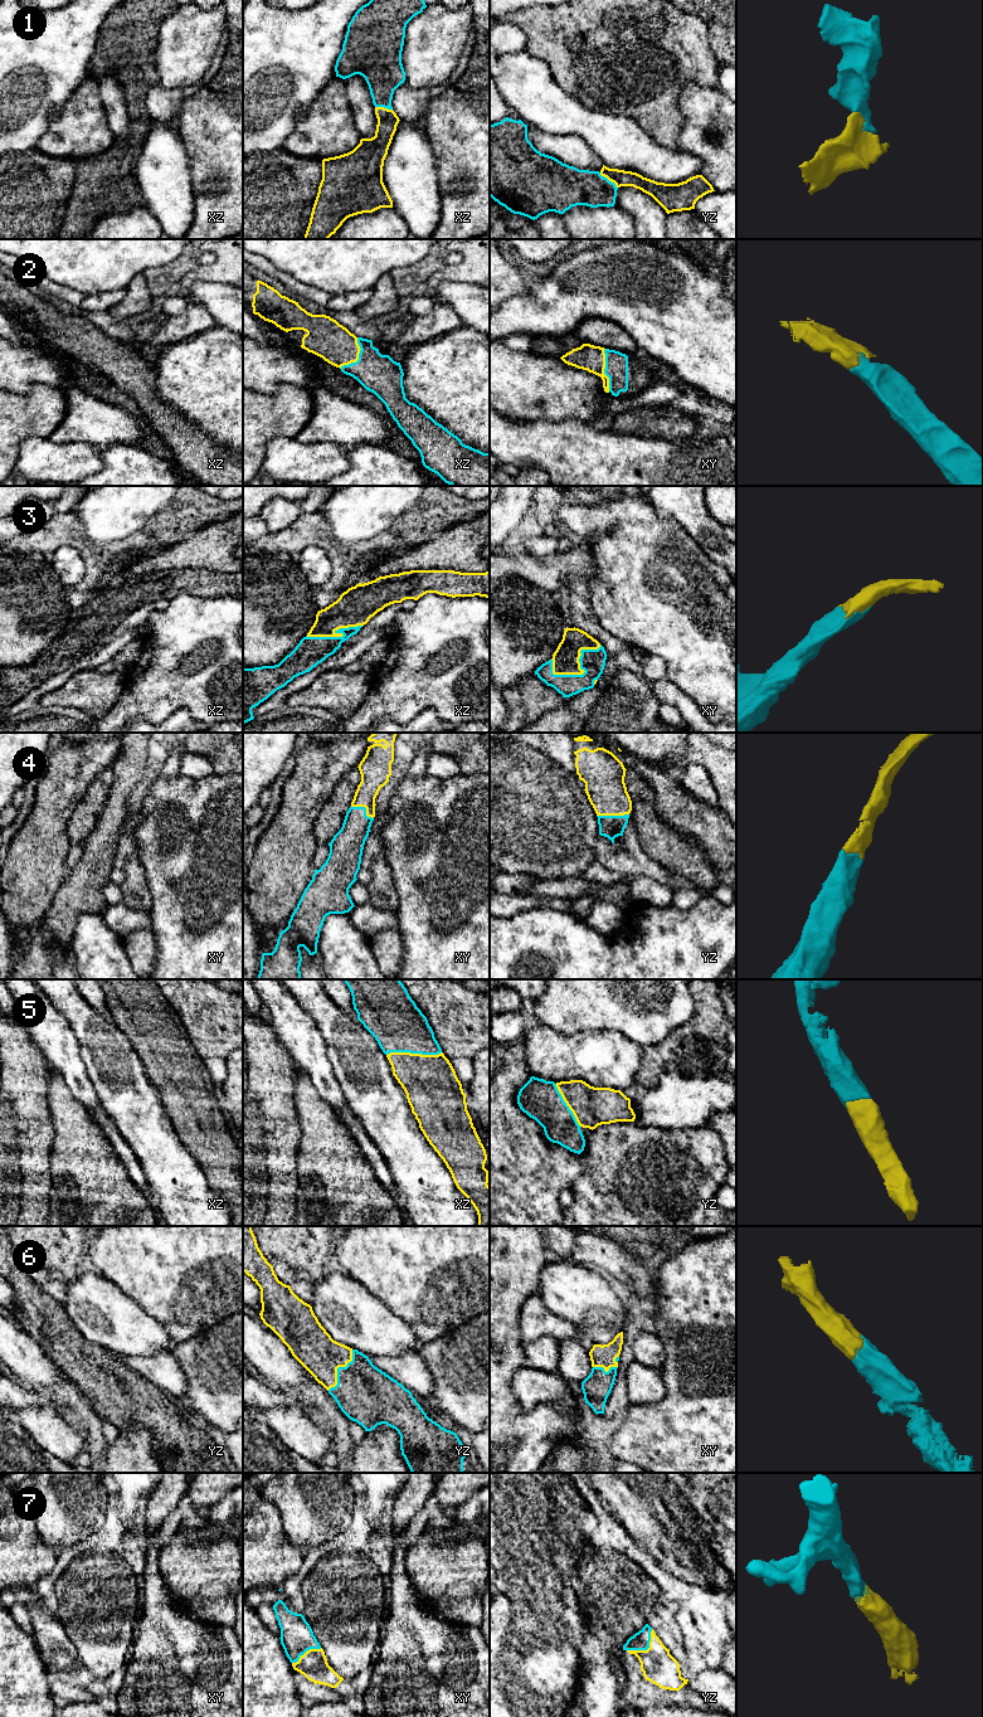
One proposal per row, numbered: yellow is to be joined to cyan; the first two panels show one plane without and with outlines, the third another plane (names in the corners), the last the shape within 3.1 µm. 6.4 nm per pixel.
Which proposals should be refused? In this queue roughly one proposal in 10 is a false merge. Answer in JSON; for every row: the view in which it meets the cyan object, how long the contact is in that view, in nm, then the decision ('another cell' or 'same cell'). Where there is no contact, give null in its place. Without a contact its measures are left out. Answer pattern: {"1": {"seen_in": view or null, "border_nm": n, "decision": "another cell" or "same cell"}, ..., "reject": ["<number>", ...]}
{"1": {"seen_in": "yz", "border_nm": 160, "decision": "same cell"}, "2": {"seen_in": "xy", "border_nm": 280, "decision": "same cell"}, "3": {"seen_in": "xy", "border_nm": 360, "decision": "same cell"}, "4": {"seen_in": "yz", "border_nm": 200, "decision": "same cell"}, "5": {"seen_in": "xz", "border_nm": 360, "decision": "same cell"}, "6": {"seen_in": "yz", "border_nm": 300, "decision": "same cell"}, "7": {"seen_in": "yz", "border_nm": 220, "decision": "same cell"}, "reject": []}

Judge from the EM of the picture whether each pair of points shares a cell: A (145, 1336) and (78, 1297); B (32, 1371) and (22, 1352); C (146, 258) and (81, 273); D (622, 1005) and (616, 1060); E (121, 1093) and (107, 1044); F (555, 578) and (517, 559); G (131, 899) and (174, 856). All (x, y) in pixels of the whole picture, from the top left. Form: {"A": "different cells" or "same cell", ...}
{"A": "same cell", "B": "same cell", "C": "same cell", "D": "different cells", "E": "same cell", "F": "same cell", "G": "different cells"}

